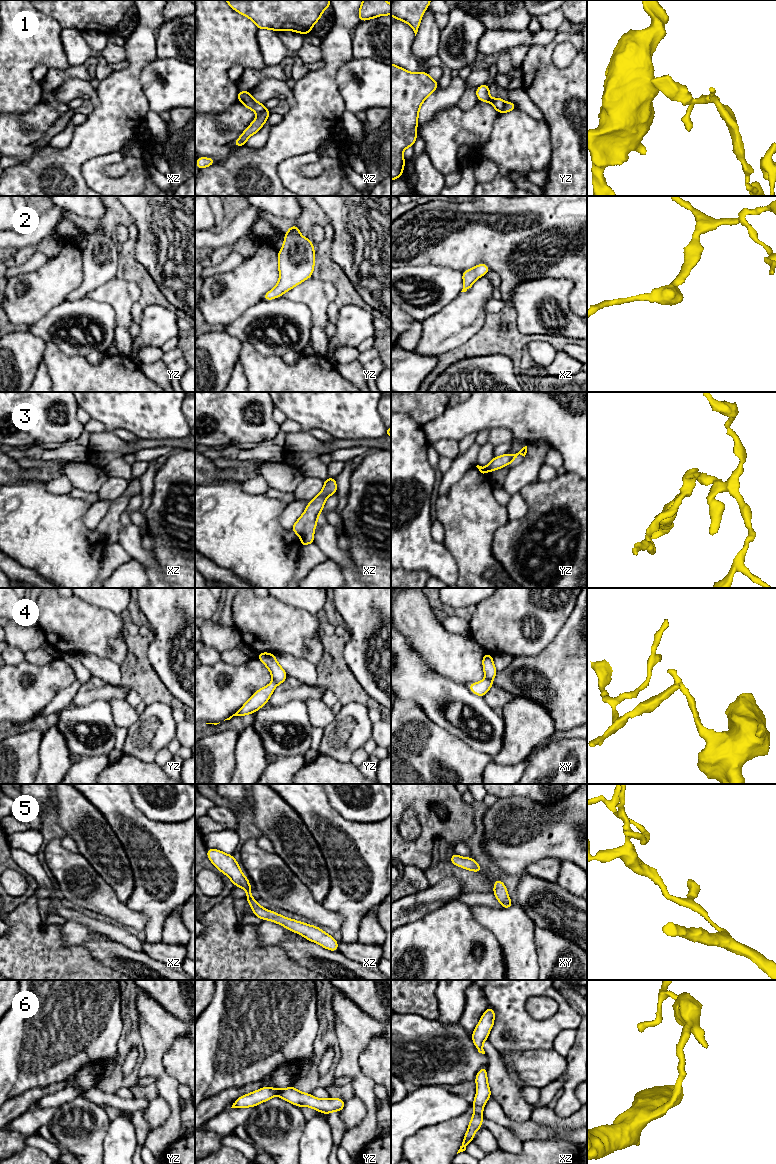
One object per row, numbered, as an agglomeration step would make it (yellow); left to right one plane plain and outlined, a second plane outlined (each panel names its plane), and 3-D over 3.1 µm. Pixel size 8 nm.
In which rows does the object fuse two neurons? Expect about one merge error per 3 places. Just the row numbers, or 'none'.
1, 4

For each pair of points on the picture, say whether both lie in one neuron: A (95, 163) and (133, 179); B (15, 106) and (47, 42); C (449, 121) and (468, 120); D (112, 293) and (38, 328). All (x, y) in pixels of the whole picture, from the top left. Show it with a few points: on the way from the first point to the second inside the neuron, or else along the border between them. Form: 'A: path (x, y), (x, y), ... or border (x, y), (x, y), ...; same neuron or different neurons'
A: path (98, 174), (107, 183), (122, 183); same neuron
B: path (15, 90), (15, 74), (31, 58); same neuron
C: path (454, 121), (463, 121); same neuron
D: border (85, 296), (97, 301), (107, 302), (115, 314); different neurons

